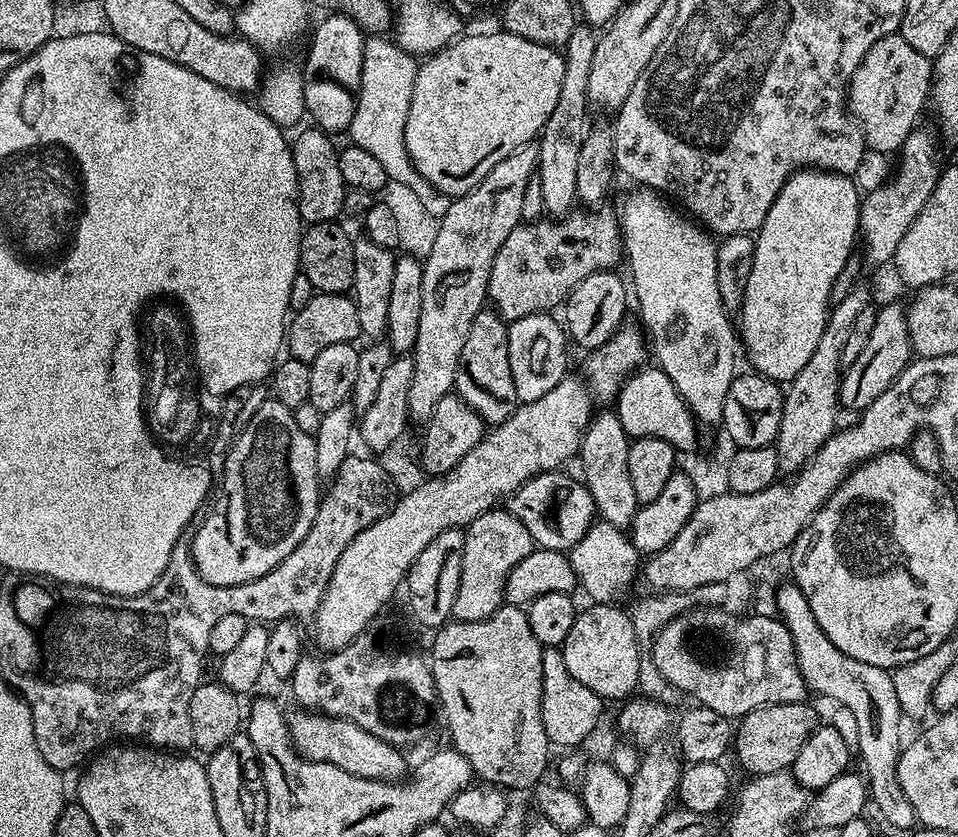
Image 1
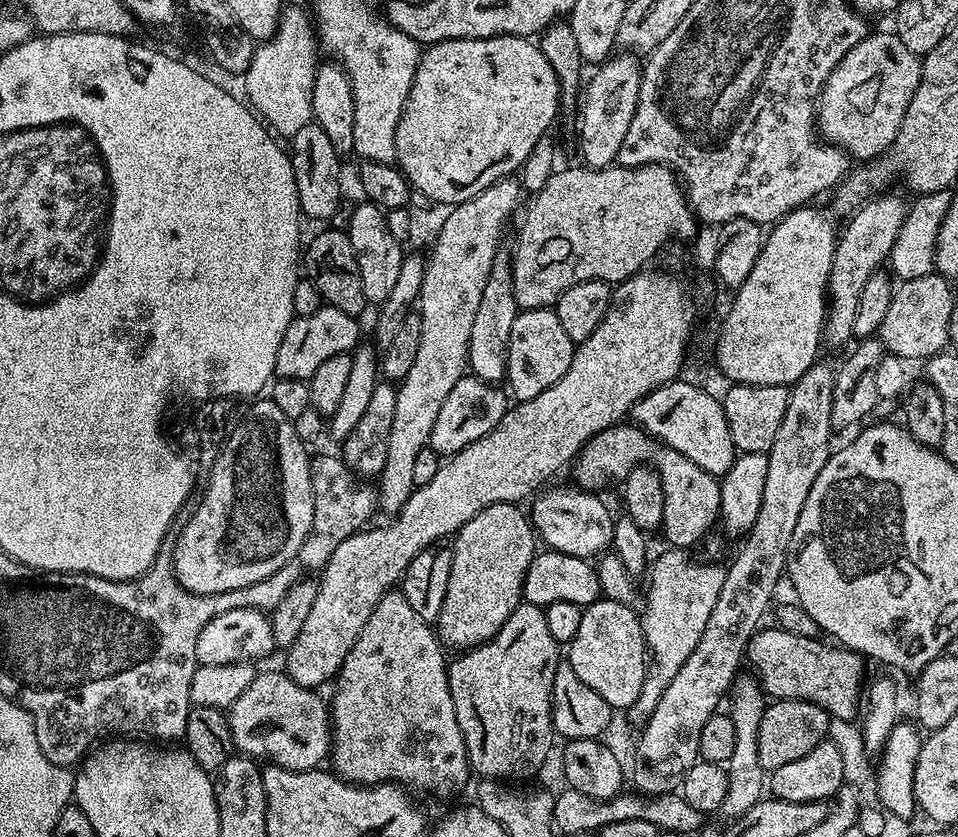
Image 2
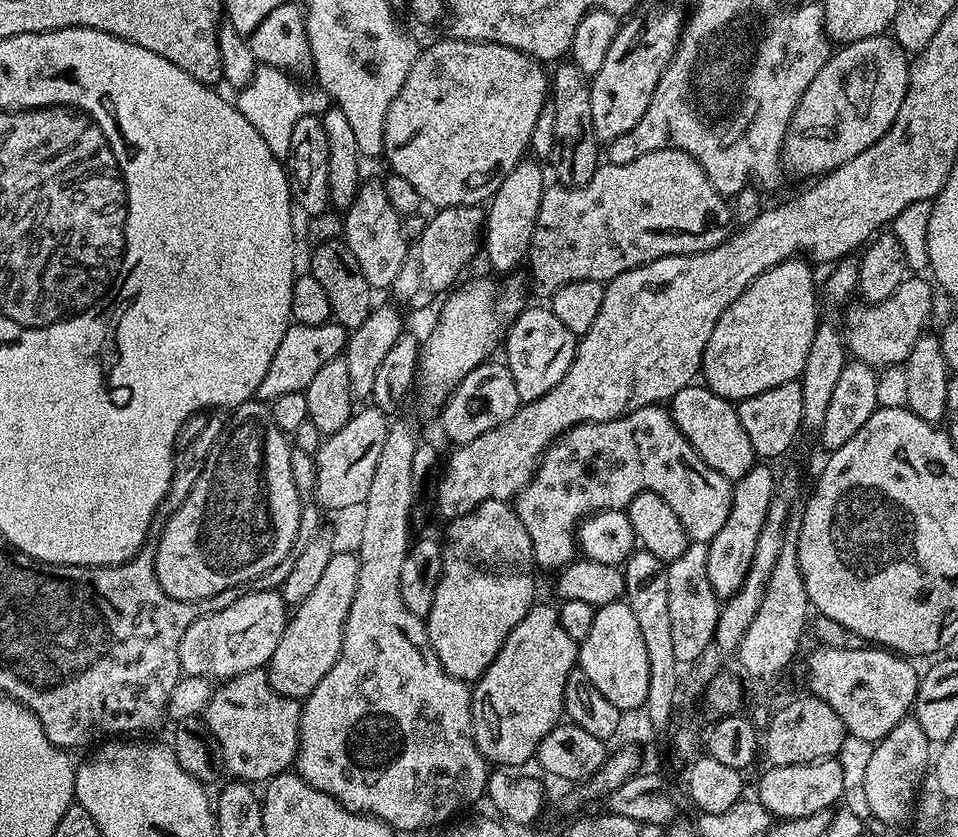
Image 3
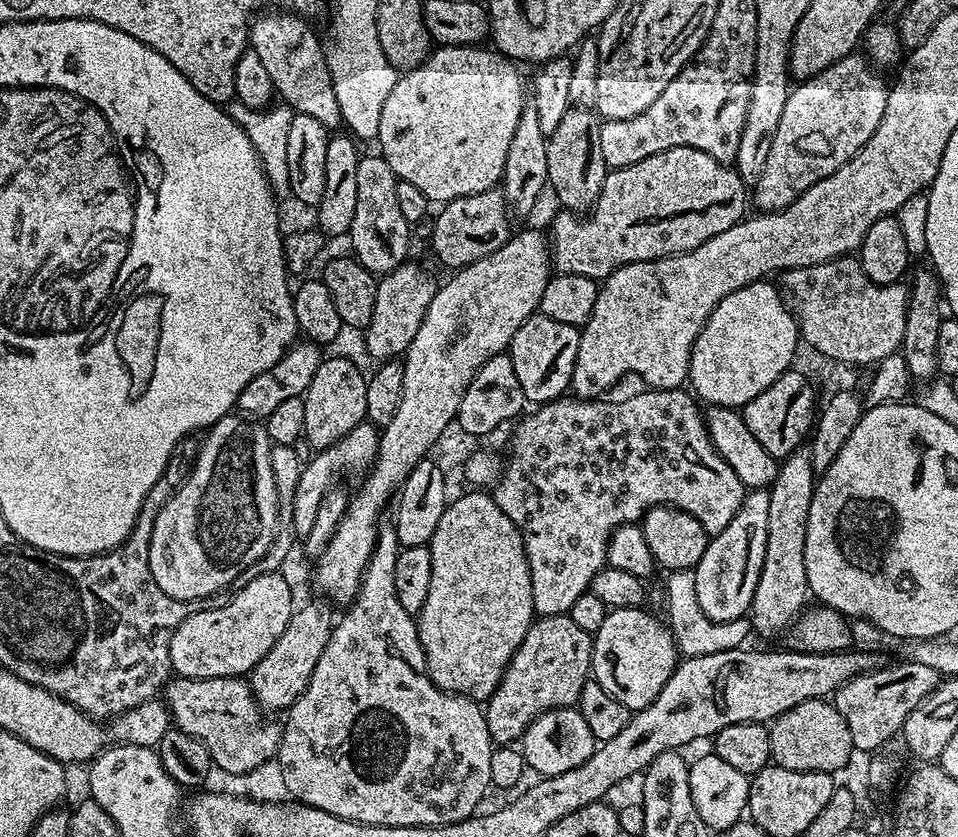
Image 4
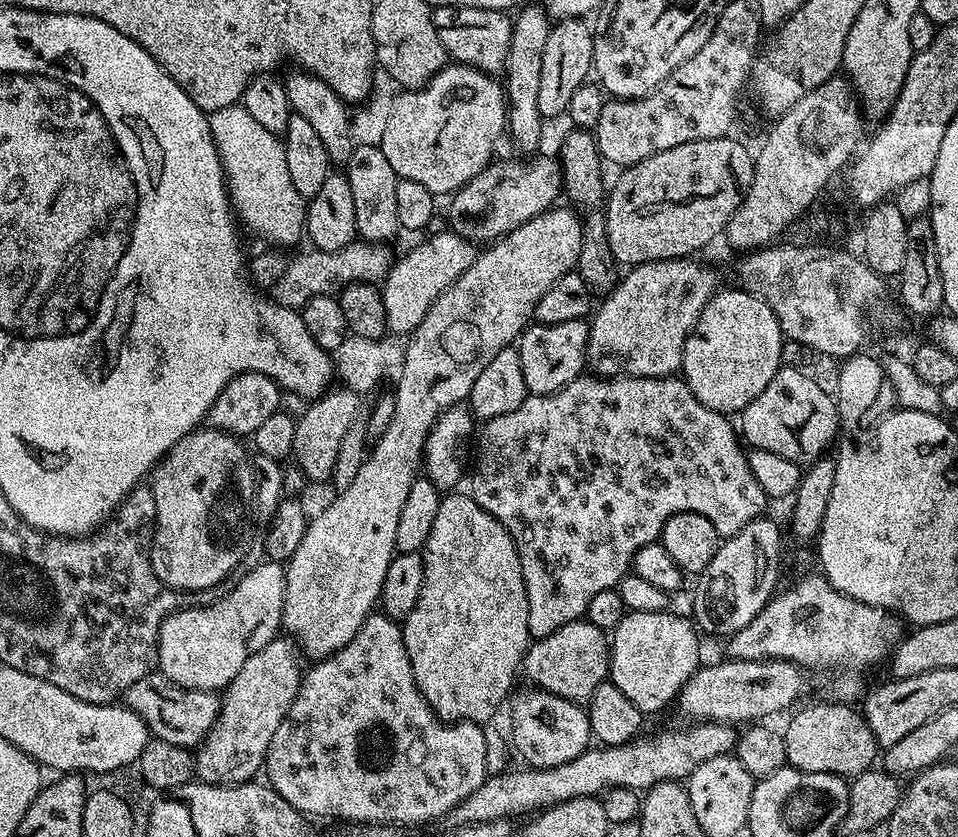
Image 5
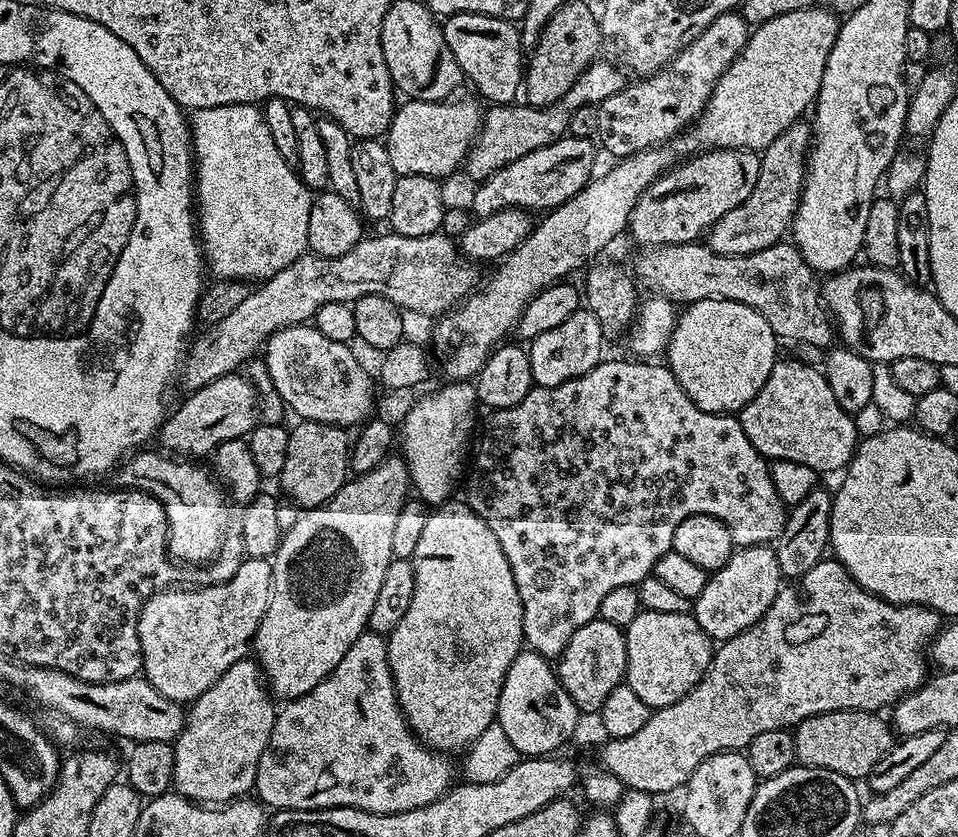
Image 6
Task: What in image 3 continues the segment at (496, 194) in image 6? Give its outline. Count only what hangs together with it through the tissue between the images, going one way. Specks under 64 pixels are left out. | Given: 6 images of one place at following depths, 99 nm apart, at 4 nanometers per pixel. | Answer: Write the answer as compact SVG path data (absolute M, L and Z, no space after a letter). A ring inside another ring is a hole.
M463 204L457 208L442 208L428 221L426 230L417 240L408 245L408 253L402 262L402 270L398 270L398 278L394 278L390 295L401 309L428 308L432 299L441 292L449 291L452 279L459 274L472 259L482 244L485 209L480 206Z

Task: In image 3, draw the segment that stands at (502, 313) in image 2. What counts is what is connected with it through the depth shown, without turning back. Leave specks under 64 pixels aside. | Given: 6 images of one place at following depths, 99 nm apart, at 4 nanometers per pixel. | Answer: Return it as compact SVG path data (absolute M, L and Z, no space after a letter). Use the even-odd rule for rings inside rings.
M525 158L502 178L502 186L486 204L482 252L488 255L488 264L499 274L512 274L525 263L530 238L534 234L534 222L538 218L538 206L542 206L542 194L546 187L544 168L539 159Z

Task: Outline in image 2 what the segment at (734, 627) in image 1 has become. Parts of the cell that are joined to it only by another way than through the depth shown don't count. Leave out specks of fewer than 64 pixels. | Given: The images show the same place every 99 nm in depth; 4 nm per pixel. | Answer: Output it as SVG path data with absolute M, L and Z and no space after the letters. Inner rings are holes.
M771 626L761 627L752 637L746 653L747 663L753 664L760 687L772 700L805 700L826 710L829 717L855 721L862 704L865 657L835 643L823 644L823 639L810 639L787 633Z

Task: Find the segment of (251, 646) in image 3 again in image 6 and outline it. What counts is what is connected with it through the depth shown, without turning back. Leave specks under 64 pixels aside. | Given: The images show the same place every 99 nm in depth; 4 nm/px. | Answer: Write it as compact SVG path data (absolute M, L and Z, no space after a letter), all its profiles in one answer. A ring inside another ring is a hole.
M246 558L242 566L238 566L238 574L221 584L203 586L173 586L163 592L155 592L140 607L138 618L138 638L142 644L144 666L142 675L150 681L158 694L166 694L166 698L175 700L184 706L198 699L234 662L245 659L249 655L256 631L268 609L272 597L272 565L268 560Z

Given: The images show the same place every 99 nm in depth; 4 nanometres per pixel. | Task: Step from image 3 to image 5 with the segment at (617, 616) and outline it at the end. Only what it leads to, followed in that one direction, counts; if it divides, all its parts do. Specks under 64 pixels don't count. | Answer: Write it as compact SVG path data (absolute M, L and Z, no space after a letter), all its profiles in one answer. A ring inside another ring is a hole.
M672 610L646 614L628 612L610 633L608 675L634 706L645 714L660 712L675 701L685 682L701 667L701 633L687 615L675 616Z

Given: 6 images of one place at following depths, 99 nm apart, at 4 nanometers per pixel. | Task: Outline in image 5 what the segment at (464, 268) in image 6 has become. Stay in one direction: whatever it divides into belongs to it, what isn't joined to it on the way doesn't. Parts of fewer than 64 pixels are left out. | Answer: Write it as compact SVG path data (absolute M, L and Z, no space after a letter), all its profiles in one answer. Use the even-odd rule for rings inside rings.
M359 238L351 244L342 246L342 250L322 250L312 248L301 256L292 256L288 269L282 274L281 280L274 287L275 299L288 308L301 309L310 298L315 296L331 296L339 293L347 284L376 284L393 266L394 255L387 243L369 242Z

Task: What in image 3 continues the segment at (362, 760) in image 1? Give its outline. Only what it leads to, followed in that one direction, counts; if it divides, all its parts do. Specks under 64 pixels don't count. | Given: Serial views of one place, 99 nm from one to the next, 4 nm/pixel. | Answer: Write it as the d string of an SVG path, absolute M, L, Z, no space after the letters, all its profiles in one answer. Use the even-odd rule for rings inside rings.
M264 668L246 670L246 674L223 681L202 713L204 724L220 748L218 760L223 771L245 782L267 782L280 772L289 771L295 765L300 745L301 707L301 701L292 700L270 686Z

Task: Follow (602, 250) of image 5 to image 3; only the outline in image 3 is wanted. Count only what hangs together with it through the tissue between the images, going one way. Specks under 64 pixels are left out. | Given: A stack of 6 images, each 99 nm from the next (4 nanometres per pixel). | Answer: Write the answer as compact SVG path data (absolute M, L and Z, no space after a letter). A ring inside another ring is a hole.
M560 62L553 68L556 69L550 72L550 107L554 110L554 150L550 163L556 167L555 179L559 183L580 188L594 178L598 167L598 141L594 134L594 118L590 118L592 85L589 77L584 76L576 64Z

